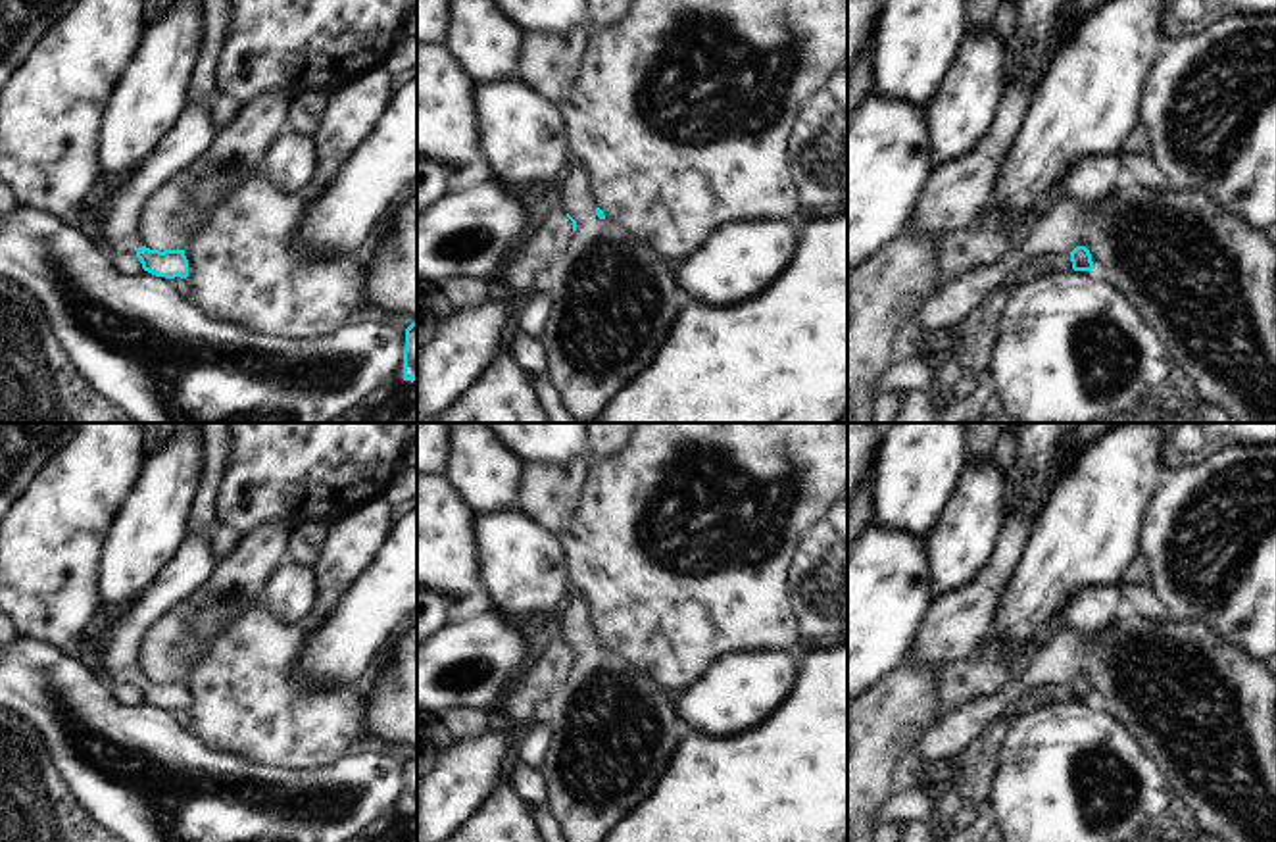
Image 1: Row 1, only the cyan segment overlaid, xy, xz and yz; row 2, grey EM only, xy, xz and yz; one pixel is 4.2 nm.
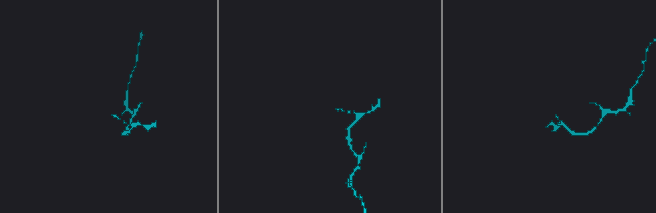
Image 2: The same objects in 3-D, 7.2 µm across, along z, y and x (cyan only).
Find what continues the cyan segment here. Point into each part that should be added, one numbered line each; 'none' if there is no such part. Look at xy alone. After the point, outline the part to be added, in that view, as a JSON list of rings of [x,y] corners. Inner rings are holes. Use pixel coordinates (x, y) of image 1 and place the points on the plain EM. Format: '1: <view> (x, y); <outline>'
1: xy (191, 564); [[[211,525],[213,527],[213,525]],[[186,531],[181,546],[154,575],[148,586],[96,636],[94,669],[110,682],[129,681],[136,684],[144,673],[138,667],[138,644],[146,627],[179,600],[200,586],[217,563],[208,531]]]

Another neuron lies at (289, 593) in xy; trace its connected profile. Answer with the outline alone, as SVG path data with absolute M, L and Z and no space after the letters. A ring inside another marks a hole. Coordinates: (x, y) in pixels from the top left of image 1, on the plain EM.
M282 559L263 584L265 607L286 623L306 617L315 602L315 571Z

